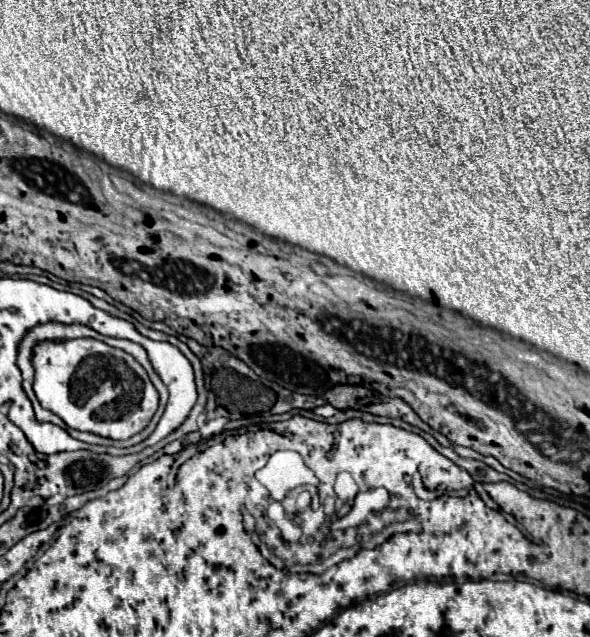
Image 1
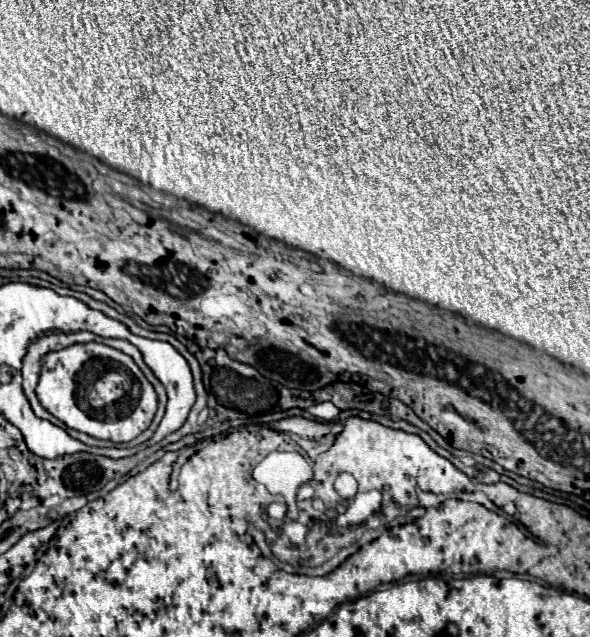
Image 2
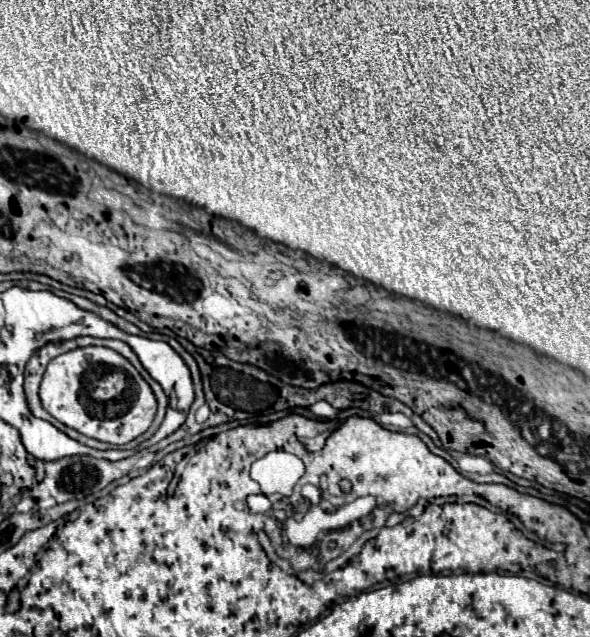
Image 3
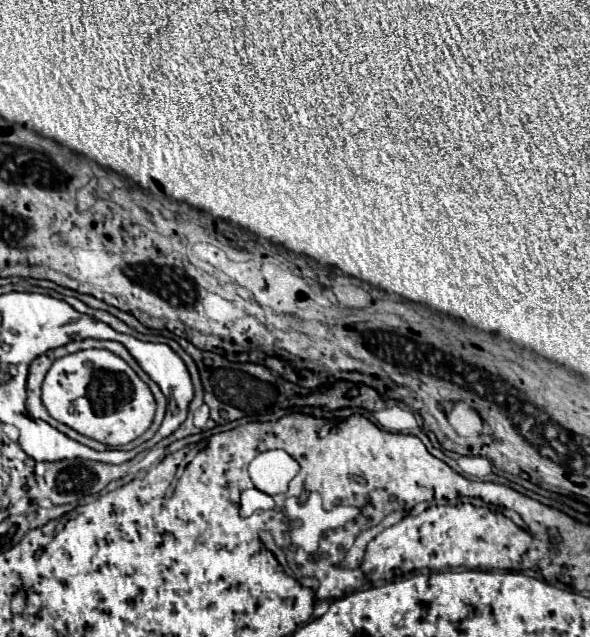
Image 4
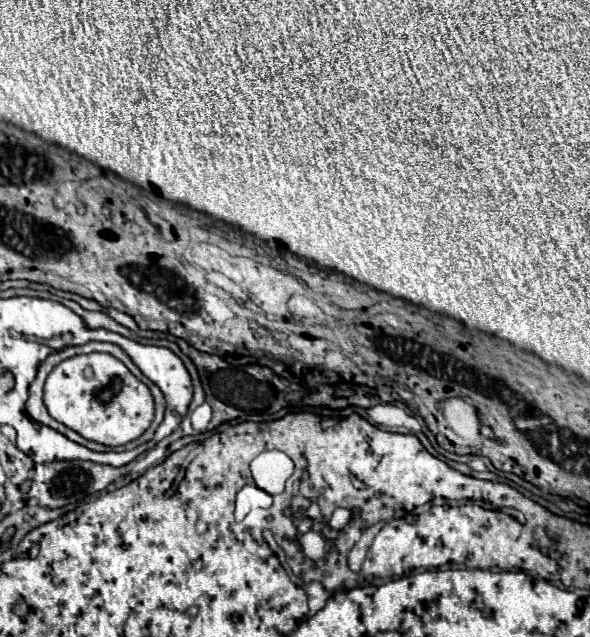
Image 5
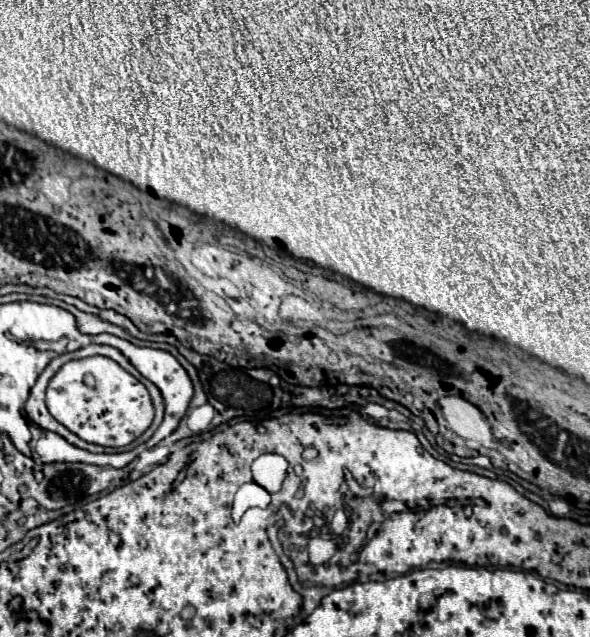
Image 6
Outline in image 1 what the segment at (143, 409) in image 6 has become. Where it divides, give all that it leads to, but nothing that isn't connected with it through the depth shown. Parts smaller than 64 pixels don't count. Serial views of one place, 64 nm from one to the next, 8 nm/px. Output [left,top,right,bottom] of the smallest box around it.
[32,338,158,440]

